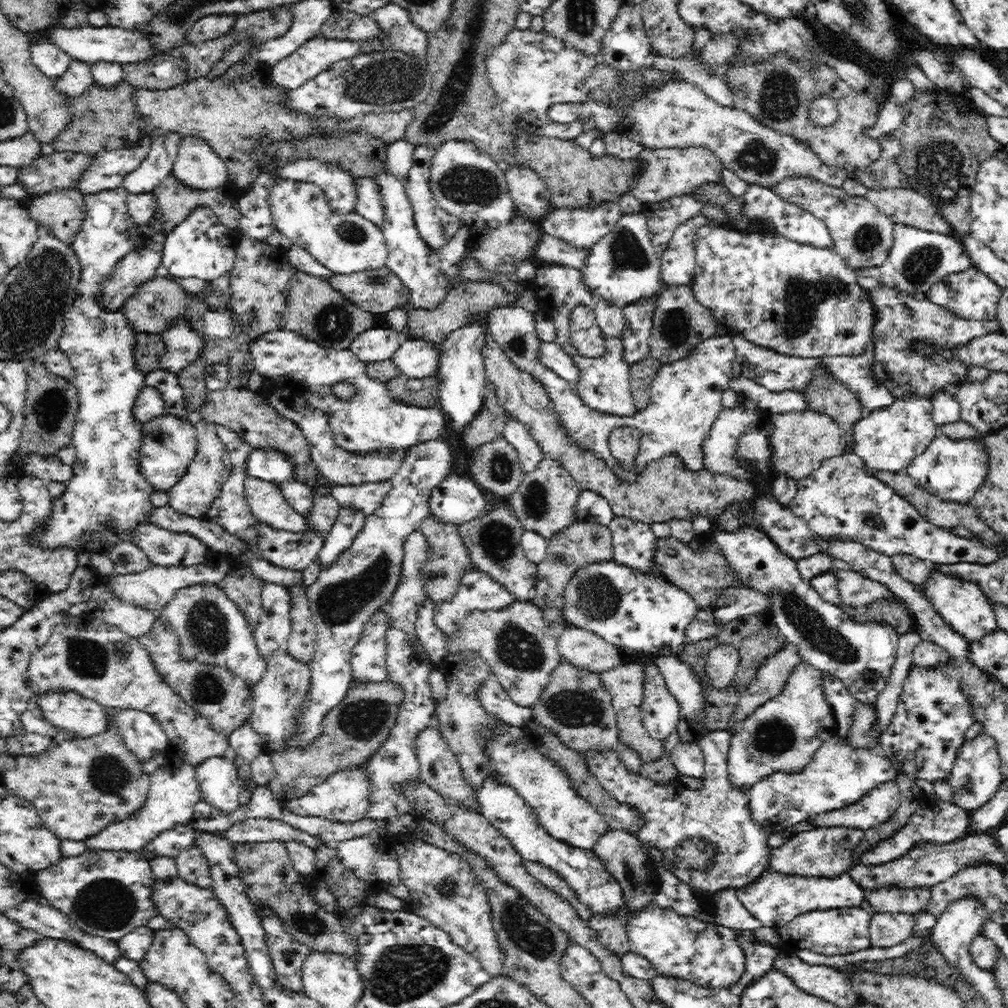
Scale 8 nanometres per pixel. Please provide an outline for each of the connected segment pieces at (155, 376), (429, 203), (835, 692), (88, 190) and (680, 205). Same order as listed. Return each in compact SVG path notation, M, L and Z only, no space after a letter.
M159 369L152 373L147 373L145 383L155 387L162 396L167 399L168 405L165 414L174 415L187 420L190 410L180 405L183 390L180 387L177 373L170 373L166 370Z
M415 147L412 168L408 172L408 178L404 180L404 189L406 189L406 195L410 199L410 205L414 209L414 223L416 223L416 229L420 231L420 237L424 239L426 245L434 251L444 248L444 246L451 240L460 227L463 227L463 222L457 217L446 210L439 207L438 201L434 198L431 191L430 182L430 169L433 164L434 148L430 147Z
M825 674L822 682L824 696L836 717L837 736L844 738L852 726L852 715L858 700L838 677Z
M153 137L138 139L130 148L104 151L81 172L75 184L81 194L96 194L102 190L122 187L122 178L136 170L151 150Z
M691 193L643 204L642 213L647 218L651 240L659 254L663 254L669 247L674 230L693 216L700 215L705 204L708 202L696 200Z

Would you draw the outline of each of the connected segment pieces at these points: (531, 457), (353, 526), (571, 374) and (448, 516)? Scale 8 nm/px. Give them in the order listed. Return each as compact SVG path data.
M509 418L503 437L515 448L523 472L529 473L536 470L538 463L544 459L543 450L524 424Z
M343 506L339 510L334 526L325 538L318 555L320 567L323 569L332 564L351 544L360 529L364 526L367 516L360 509Z
M541 342L538 361L559 378L573 385L579 381L579 369L557 342Z
M452 473L433 489L430 512L441 521L460 525L488 515L493 507L472 478Z

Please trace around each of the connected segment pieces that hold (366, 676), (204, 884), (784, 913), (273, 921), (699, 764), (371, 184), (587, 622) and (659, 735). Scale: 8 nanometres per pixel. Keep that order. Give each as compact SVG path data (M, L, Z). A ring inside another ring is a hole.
M382 610L374 612L365 624L361 640L353 647L353 658L350 660L353 669L353 682L387 681L387 641L389 620Z
M191 847L175 858L176 868L180 879L200 888L211 888L211 871L208 862L200 862L203 852L198 847Z
M767 870L752 884L737 888L738 901L764 926L786 926L796 916L818 910L860 907L867 892L848 872L838 877L790 876L788 873Z
M273 914L260 915L265 930L265 943L278 983L287 989L303 993L302 966L313 950L302 946L286 932L282 921Z
M679 741L668 754L681 776L701 778L705 770L705 758L696 741Z
M357 177L353 183L357 194L355 212L382 228L385 208L378 185L372 177Z
M613 559L595 561L579 568L568 581L563 592L563 615L574 627L595 633L614 646L635 652L646 651L652 656L678 656L686 643L686 627L700 608L690 593L669 582L660 572L646 573L642 569Z
M654 662L645 664L645 681L640 710L643 726L656 742L664 742L680 721L680 703L668 691L666 679Z

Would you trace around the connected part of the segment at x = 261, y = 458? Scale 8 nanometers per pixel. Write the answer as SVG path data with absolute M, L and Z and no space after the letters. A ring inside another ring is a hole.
M270 448L252 449L247 458L247 473L250 476L275 485L290 479L297 480L294 467L283 452Z

